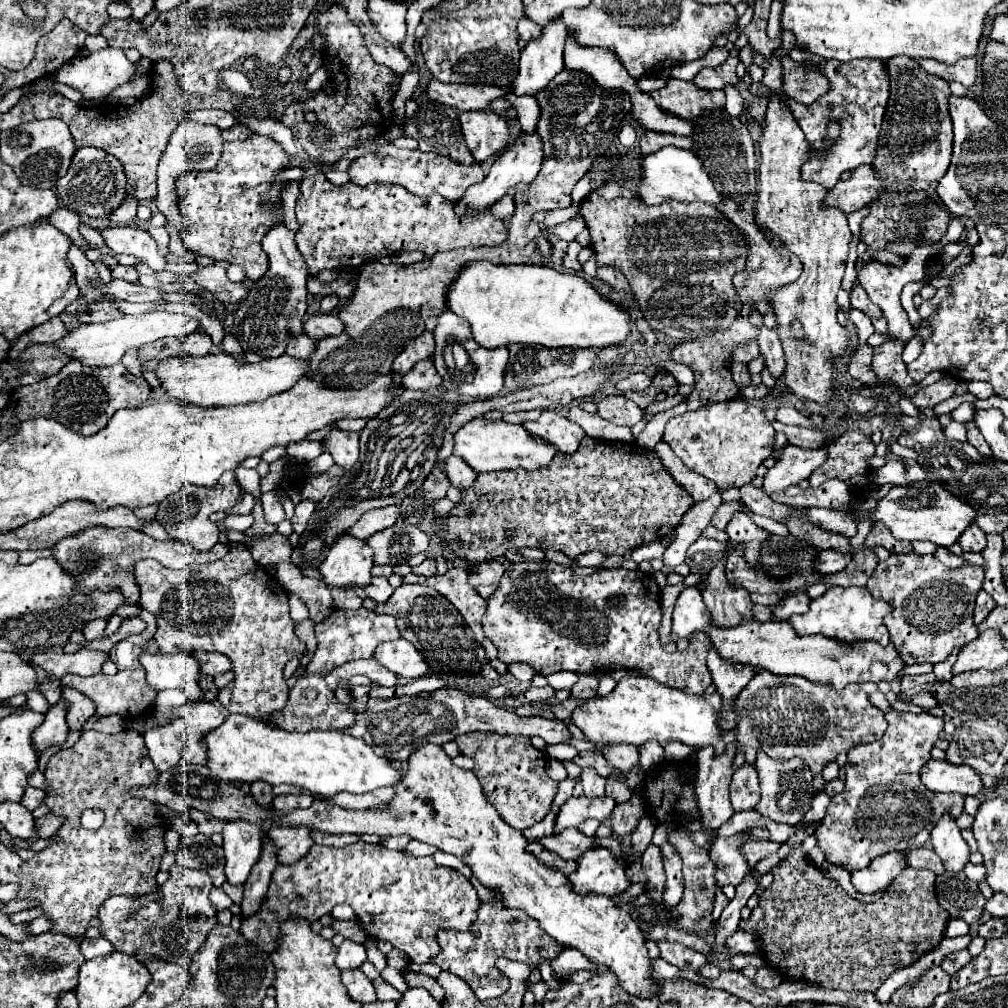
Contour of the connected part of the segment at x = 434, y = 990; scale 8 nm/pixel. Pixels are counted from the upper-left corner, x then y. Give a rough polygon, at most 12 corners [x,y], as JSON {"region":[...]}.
{"region":[[422,972],[404,976],[410,988],[426,988],[438,1002],[444,990],[432,976]]}

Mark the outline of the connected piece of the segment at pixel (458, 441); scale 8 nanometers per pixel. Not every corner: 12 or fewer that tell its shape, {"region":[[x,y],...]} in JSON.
{"region":[[482,416],[454,434],[478,474],[548,466],[558,448]]}

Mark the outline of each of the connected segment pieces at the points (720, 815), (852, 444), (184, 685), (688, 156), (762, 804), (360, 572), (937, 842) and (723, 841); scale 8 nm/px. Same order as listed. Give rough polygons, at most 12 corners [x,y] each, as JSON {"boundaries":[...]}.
{"boundaries":[[[734,746],[698,750],[694,794],[710,842],[734,810],[728,796]],[[860,430],[824,448],[828,458],[808,478],[812,488],[836,476],[848,486],[870,482],[874,444]],[[188,652],[140,654],[156,692],[182,688],[202,702],[200,664]],[[676,146],[644,156],[646,204],[720,204],[702,160]],[[756,756],[762,798],[754,810],[798,826],[814,800],[798,758]],[[344,532],[318,572],[326,586],[370,584],[372,548]],[[948,814],[930,842],[944,870],[964,870],[970,858],[960,828]],[[742,834],[718,838],[710,848],[716,884],[742,880]]]}

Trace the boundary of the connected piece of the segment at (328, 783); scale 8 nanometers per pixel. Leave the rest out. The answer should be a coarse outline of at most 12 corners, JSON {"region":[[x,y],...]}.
{"region":[[244,714],[208,732],[224,782],[332,798],[404,772],[344,732],[286,732]]}

